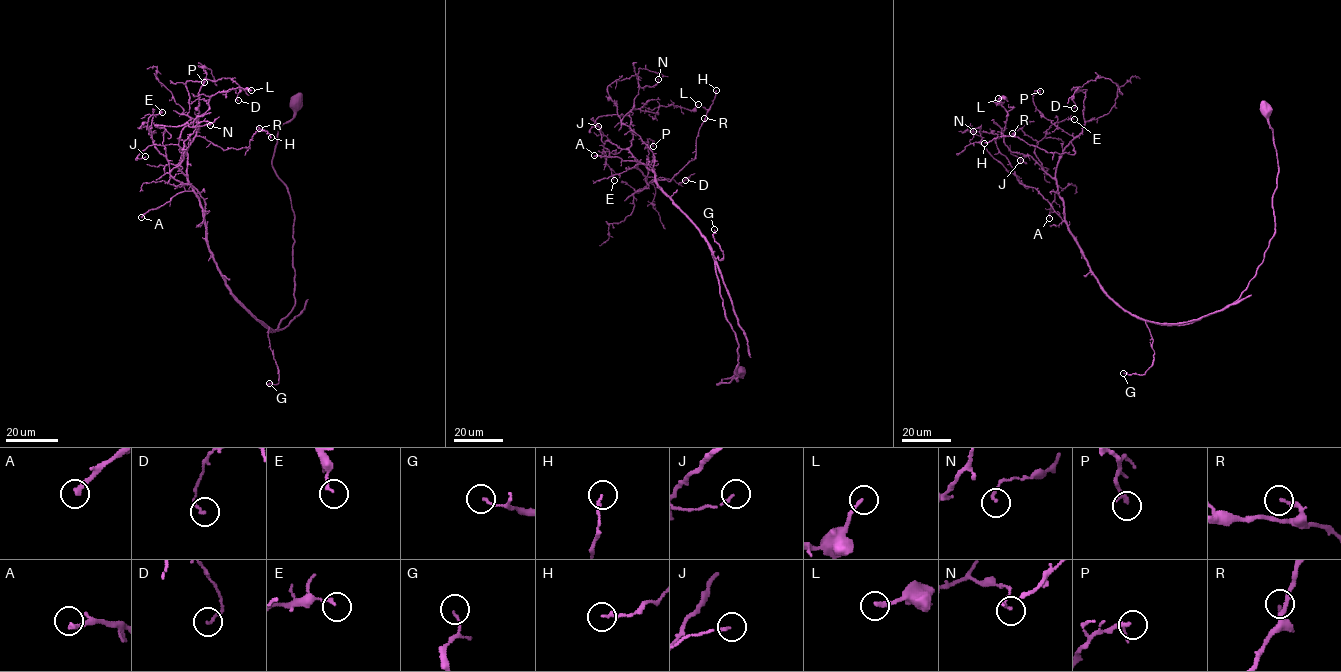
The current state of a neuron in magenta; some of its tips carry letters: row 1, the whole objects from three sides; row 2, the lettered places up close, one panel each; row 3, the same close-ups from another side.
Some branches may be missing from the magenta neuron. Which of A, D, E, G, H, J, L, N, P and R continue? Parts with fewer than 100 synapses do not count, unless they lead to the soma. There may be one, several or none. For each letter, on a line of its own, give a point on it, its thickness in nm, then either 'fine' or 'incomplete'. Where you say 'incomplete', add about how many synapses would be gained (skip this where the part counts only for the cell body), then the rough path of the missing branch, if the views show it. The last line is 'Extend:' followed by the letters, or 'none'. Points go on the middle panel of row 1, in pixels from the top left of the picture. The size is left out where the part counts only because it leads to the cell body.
A: place (594, 155); calibre 240 nm; fine
D: place (685, 180); calibre 140 nm; fine
E: place (614, 180); calibre 120 nm; fine
G: place (714, 229); calibre 110 nm; fine
H: place (716, 90); calibre 160 nm; fine
J: place (598, 126); calibre 110 nm; fine
L: place (698, 104); calibre 180 nm; fine
N: place (658, 79); calibre 140 nm; fine
P: place (653, 146); calibre 130 nm; fine
R: place (704, 118); calibre 200 nm; fine
Extend: none

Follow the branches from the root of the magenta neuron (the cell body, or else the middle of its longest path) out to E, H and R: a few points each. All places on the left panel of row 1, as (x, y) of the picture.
E: (298, 102), (272, 161), (294, 215), (295, 305), (274, 332), (227, 286), (199, 197), (155, 146), (162, 112)
H: (298, 102), (272, 161), (294, 215), (274, 332), (227, 286), (187, 173), (196, 136), (271, 137)
R: (298, 102), (272, 161), (294, 215), (274, 332), (227, 286), (187, 173), (196, 136), (240, 149), (259, 128)

